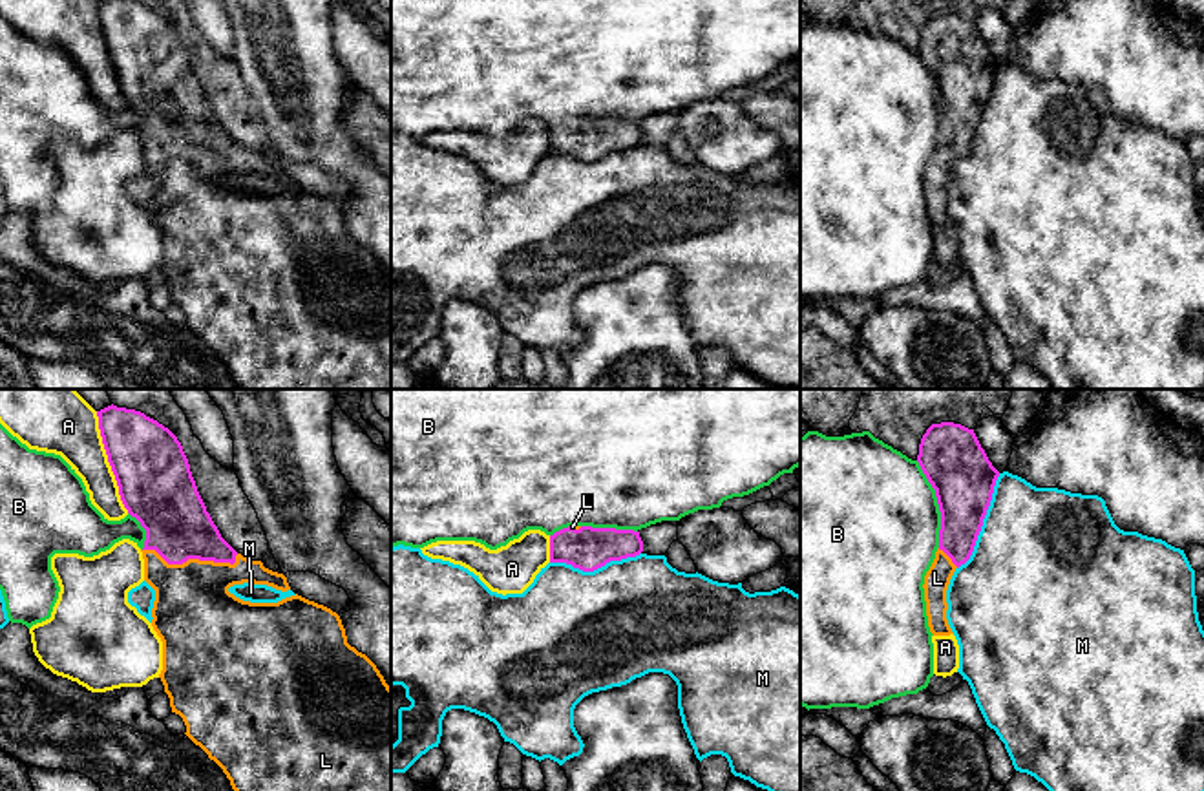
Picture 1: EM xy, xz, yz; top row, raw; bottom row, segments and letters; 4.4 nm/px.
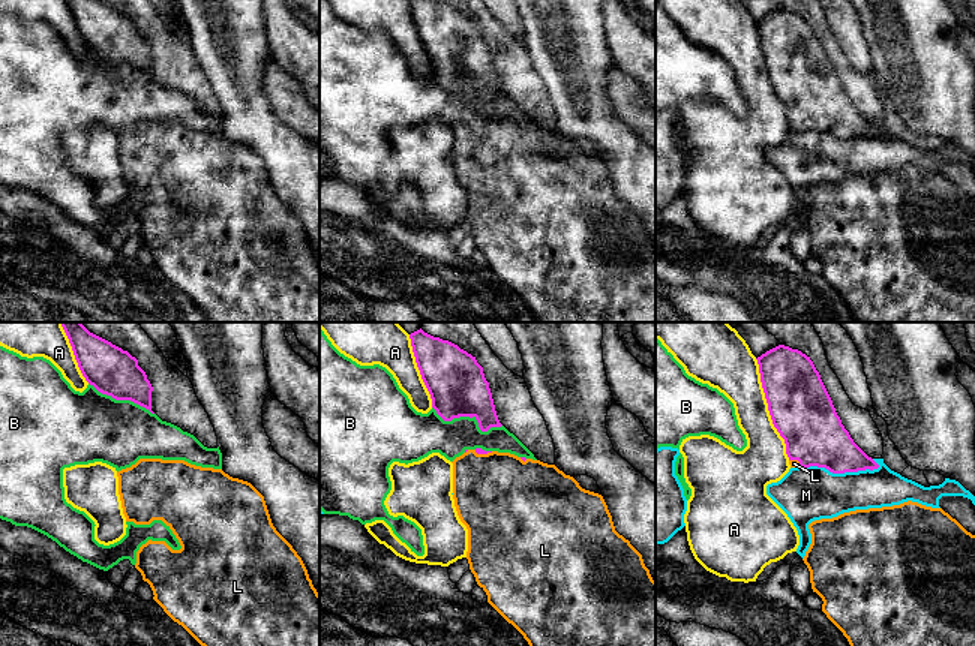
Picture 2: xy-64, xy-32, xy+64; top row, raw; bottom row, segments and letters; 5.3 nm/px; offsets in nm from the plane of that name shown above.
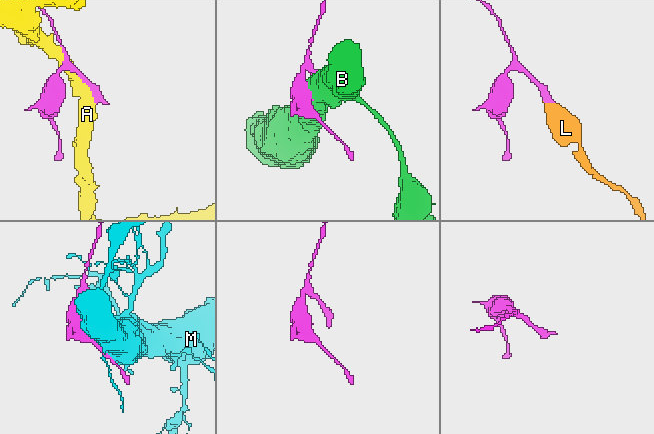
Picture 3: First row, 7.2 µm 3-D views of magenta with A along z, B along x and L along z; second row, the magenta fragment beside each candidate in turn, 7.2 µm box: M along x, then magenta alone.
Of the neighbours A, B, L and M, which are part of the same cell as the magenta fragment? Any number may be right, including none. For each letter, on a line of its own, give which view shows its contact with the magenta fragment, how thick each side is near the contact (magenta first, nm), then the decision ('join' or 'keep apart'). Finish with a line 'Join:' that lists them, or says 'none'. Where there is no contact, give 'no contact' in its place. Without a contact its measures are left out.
A: meets magenta in xy; 320 nm thick on the magenta side, 280 nm on the other; keep apart
B: meets magenta in yz; 280 nm thick on the magenta side, 500 nm on the other; keep apart
L: meets magenta in xy; 300 nm thick on the magenta side, 360 nm on the other; join
M: meets magenta in yz; 280 nm thick on the magenta side, 480 nm on the other; keep apart
Join: L

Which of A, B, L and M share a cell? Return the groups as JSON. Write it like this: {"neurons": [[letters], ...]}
{"neurons": [["A"], ["B"], ["L"], ["M"]]}

